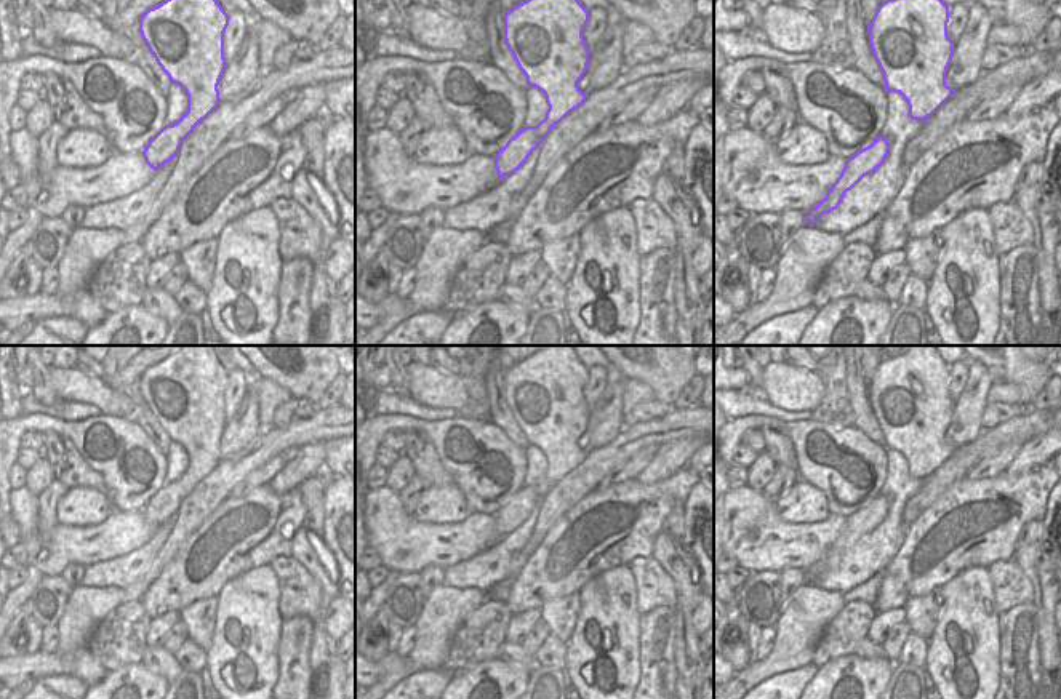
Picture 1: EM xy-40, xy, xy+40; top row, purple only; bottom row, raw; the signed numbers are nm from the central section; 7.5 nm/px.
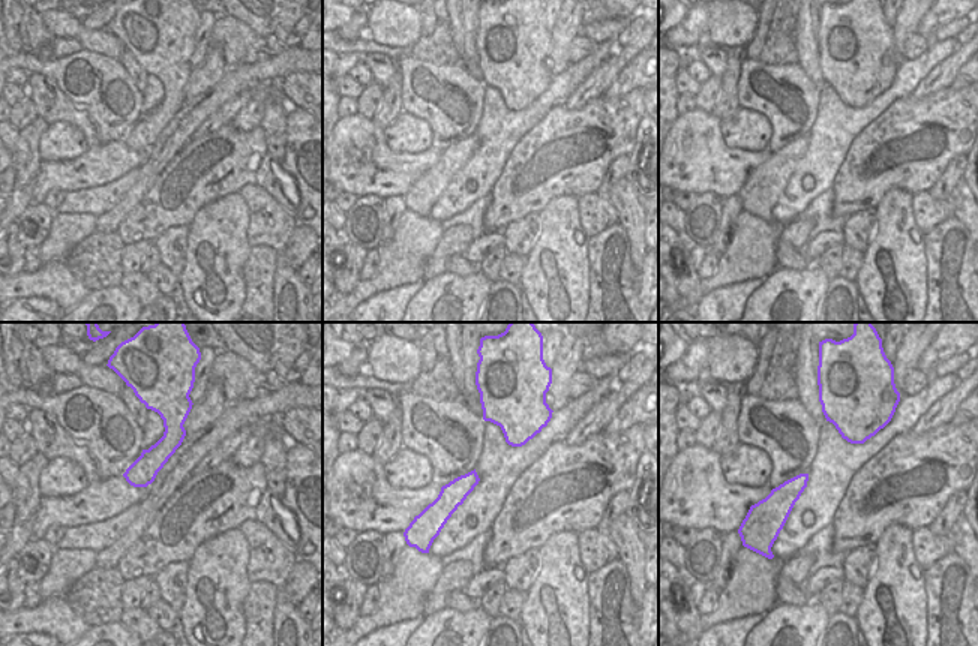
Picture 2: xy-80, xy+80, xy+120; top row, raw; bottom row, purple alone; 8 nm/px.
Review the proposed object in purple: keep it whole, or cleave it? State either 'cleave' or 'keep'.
keep

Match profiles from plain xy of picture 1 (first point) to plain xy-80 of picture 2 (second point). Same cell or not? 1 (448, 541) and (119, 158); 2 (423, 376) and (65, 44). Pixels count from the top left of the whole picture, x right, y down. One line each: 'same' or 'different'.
1: same
2: different

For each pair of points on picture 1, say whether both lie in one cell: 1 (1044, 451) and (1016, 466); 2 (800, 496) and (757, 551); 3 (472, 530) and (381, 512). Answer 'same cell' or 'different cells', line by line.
1: same cell
2: different cells
3: same cell

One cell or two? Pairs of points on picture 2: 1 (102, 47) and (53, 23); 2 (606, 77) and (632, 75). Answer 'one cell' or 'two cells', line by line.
1: one cell
2: two cells

